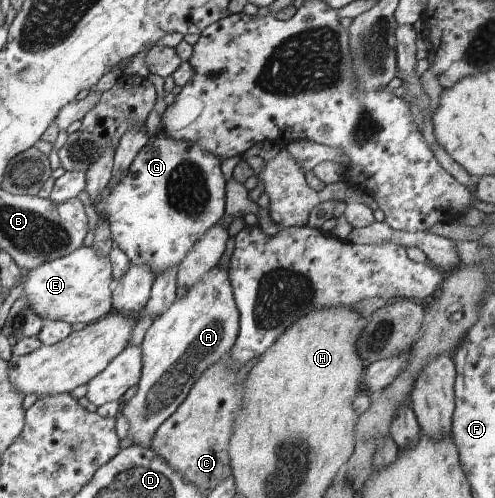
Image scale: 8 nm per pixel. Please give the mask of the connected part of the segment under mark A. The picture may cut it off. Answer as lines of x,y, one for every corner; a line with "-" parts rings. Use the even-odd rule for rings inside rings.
218,263
204,273
204,277
190,285
186,295
158,315
146,331
140,344
143,366
142,377
136,385
138,391
122,410
133,445
151,447
155,431
186,401
200,375
236,343
240,316
230,283
230,264

